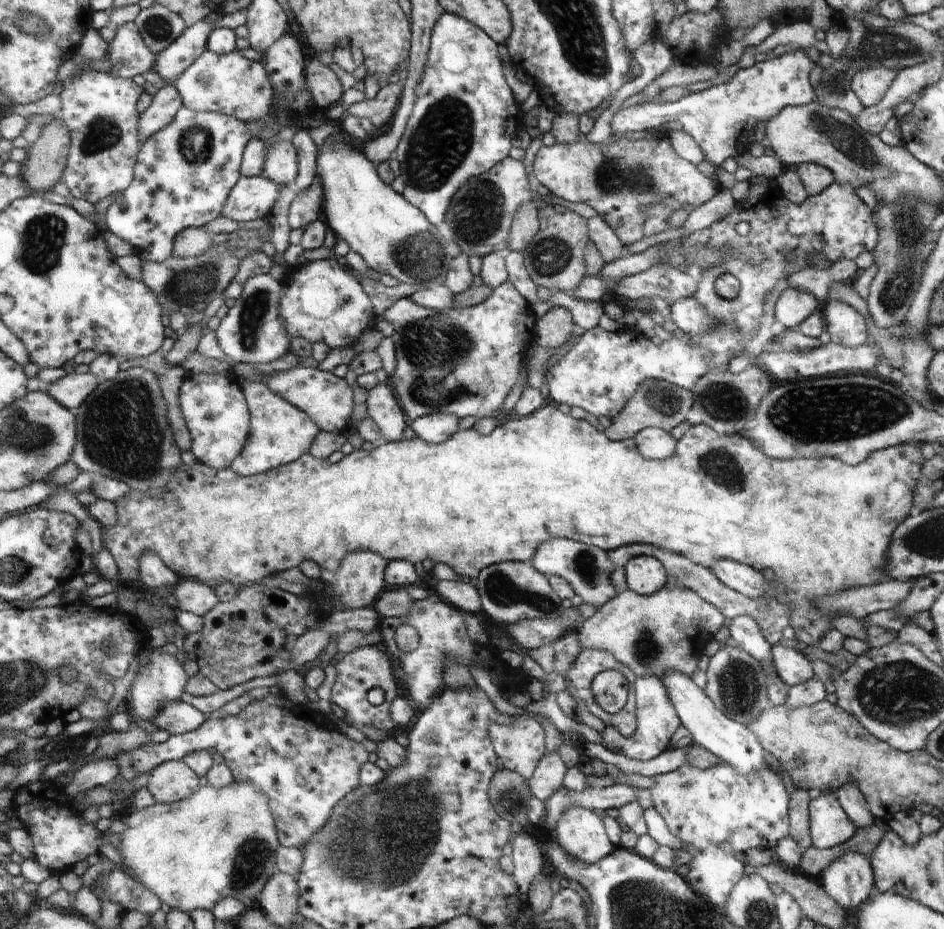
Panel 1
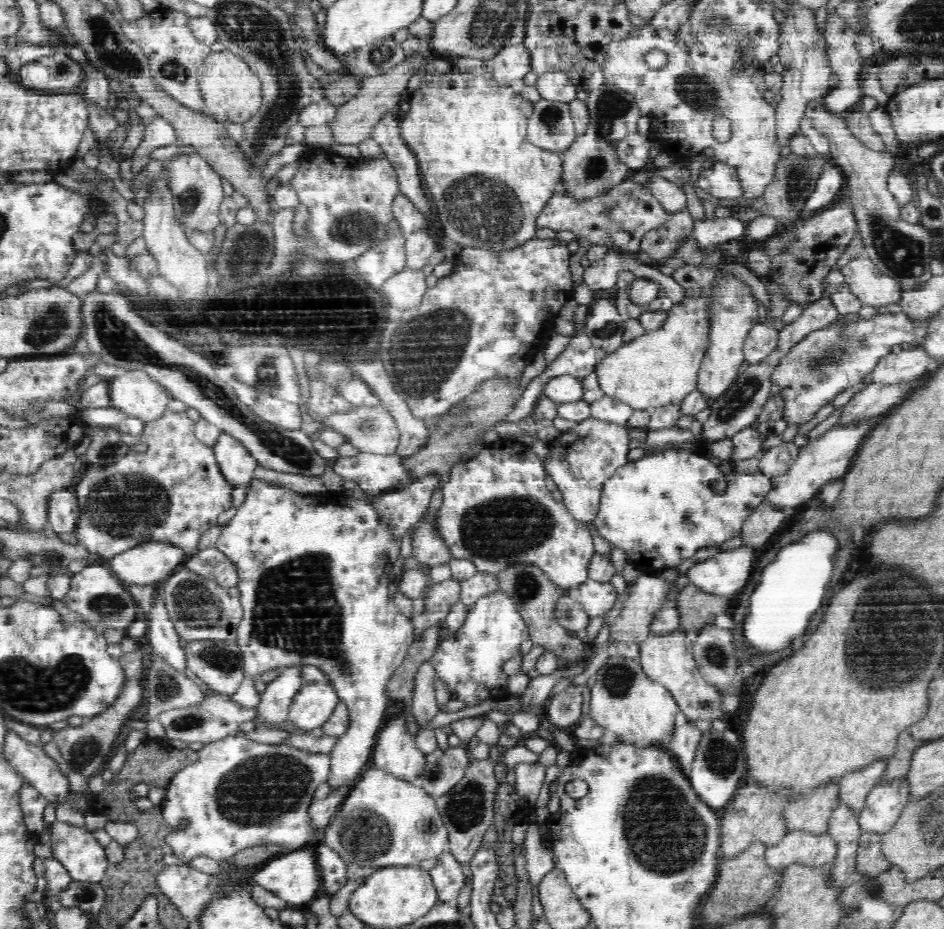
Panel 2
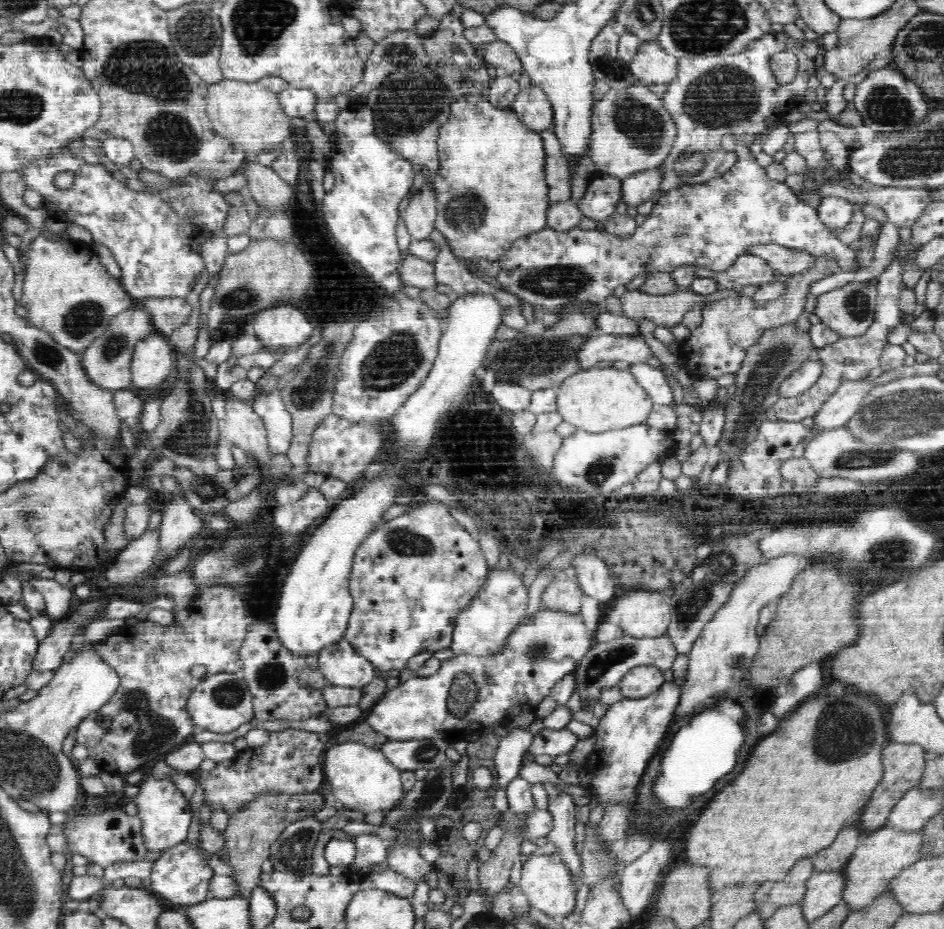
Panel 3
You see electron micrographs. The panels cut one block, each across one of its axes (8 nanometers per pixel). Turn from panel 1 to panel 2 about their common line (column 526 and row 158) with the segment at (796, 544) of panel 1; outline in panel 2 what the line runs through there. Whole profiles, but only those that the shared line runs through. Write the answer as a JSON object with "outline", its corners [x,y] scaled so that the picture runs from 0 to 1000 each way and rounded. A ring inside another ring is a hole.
{"outline":[[[514,71],[493,76],[480,75],[475,78],[475,80],[451,80],[444,83],[443,86],[446,89],[445,95],[434,99],[432,107],[434,118],[432,118],[430,126],[424,129],[424,142],[430,157],[440,166],[445,187],[447,187],[447,194],[451,198],[457,216],[462,222],[462,228],[466,233],[464,239],[466,239],[466,245],[471,248],[471,254],[477,256],[477,258],[481,258],[489,266],[496,265],[525,271],[543,269],[543,267],[550,266],[553,262],[566,256],[570,245],[570,242],[568,242],[570,230],[576,226],[578,217],[590,207],[591,200],[594,197],[596,169],[593,164],[576,161],[563,154],[558,149],[558,132],[560,126],[565,123],[565,112],[555,107],[551,100],[546,99],[542,94],[532,93],[526,89],[522,76]]]}

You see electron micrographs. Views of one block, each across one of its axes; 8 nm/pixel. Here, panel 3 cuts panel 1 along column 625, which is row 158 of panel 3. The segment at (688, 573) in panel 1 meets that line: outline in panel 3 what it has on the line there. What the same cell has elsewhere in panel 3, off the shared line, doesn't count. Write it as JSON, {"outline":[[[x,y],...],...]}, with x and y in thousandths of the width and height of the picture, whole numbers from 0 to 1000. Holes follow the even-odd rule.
{"outline":[[[584,139],[572,141],[572,147],[576,154],[578,165],[577,183],[581,197],[583,221],[591,216],[604,214],[606,202],[606,188],[602,183],[602,175],[597,171],[597,165],[593,160],[593,152]]]}

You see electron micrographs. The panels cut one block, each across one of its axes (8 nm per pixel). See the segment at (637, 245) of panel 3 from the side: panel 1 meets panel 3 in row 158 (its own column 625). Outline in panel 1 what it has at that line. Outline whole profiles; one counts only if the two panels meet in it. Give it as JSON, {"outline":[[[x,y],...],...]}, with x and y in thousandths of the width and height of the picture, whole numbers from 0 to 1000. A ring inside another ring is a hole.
{"outline":[[[691,726],[678,727],[671,736],[673,756],[675,757],[675,783],[666,792],[661,792],[653,784],[642,780],[638,791],[639,803],[655,812],[661,812],[666,817],[688,819],[704,809],[710,803],[710,795],[721,780],[720,770],[709,750],[709,744],[703,735]]]}

